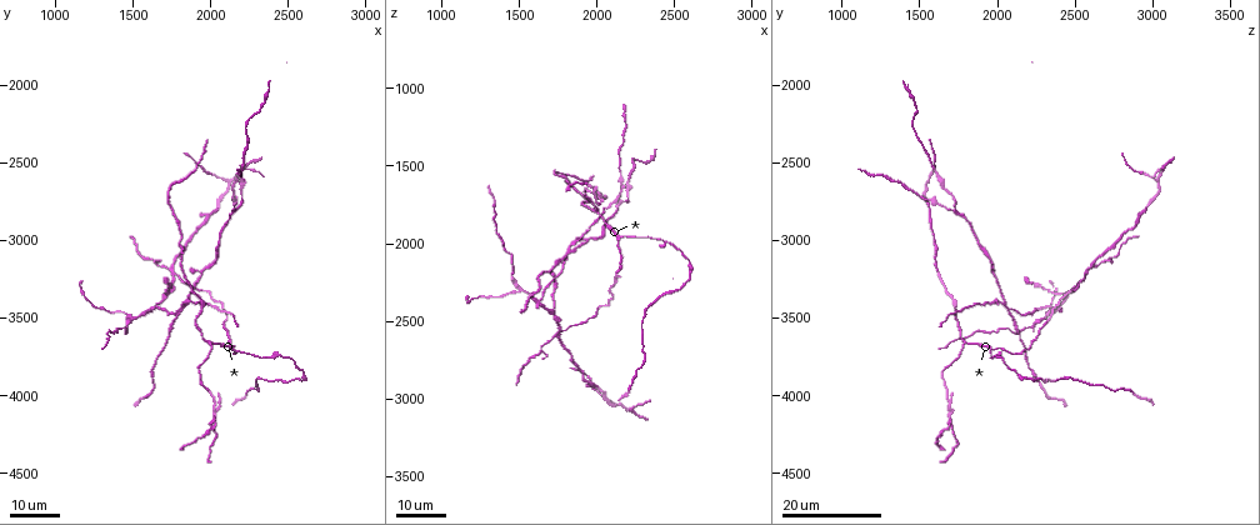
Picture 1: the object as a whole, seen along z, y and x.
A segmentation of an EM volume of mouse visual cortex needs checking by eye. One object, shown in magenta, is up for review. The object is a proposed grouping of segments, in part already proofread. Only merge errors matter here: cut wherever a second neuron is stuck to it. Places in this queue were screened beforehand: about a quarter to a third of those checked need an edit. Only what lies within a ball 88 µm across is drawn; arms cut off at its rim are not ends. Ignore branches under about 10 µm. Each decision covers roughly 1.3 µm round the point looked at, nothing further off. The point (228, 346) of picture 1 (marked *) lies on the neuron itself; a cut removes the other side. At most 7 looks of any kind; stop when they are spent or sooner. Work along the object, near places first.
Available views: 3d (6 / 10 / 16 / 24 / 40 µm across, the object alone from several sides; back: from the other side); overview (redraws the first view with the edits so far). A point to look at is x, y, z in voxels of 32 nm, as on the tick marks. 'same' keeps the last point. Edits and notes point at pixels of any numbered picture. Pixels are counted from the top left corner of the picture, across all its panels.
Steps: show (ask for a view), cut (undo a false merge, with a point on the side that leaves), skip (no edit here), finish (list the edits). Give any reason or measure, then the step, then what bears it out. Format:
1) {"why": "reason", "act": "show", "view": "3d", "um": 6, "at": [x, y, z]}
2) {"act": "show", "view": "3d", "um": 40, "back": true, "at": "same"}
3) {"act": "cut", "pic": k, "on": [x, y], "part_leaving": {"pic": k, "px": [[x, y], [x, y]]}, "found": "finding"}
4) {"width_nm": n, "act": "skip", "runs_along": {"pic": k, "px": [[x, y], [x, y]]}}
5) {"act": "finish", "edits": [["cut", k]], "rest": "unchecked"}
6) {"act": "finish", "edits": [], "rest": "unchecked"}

{"why": "three-way junction", "act": "show", "view": "3d", "um": 24, "at": [1980, 3660, 1800]}

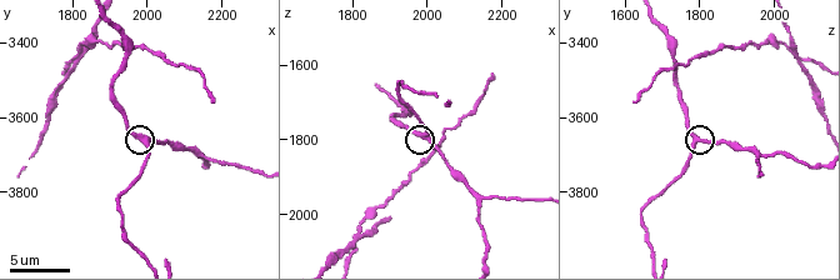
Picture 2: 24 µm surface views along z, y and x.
{"why": "zoom in", "act": "show", "view": "3d", "um": 6, "at": [2000, 3660, 1790]}

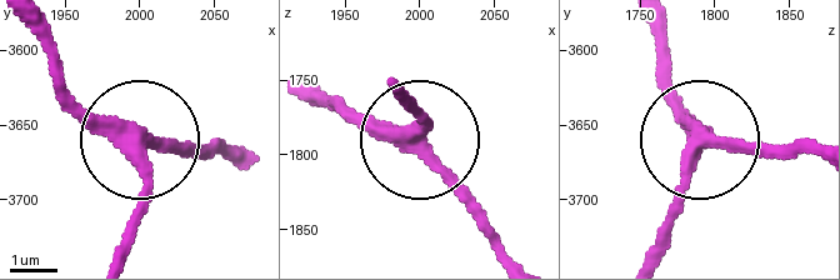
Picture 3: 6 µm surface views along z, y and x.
{"why": "other side", "act": "show", "view": "3d", "um": 6, "back": true, "at": [1992, 3666, 1786]}

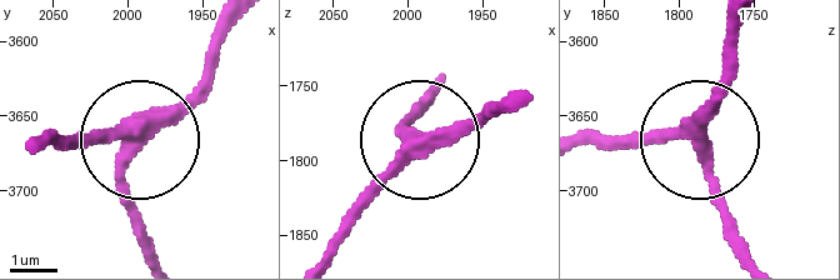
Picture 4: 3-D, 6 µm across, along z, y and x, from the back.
{"arms": 3, "act": "skip", "runs_along": {"pic": 4, "px": [[583, 145], [690, 138], [734, 253]]}, "found": "one neuron here"}

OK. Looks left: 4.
{"why": "two arms in line, one across", "act": "show", "view": "3d", "um": 6, "at": [2160, 3710, 1960]}

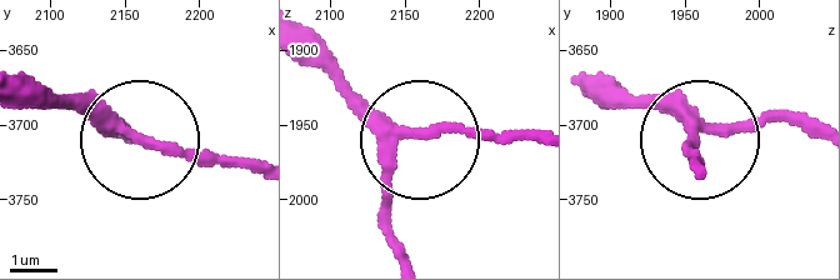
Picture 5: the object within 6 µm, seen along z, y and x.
{"act": "skip", "runs_along": {"pic": 5, "px": [[644, 104], [695, 135], [688, 164]]}, "found": "one neuron here"}

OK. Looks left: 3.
{"why": "sudden change in width", "act": "show", "view": "3d", "um": 24, "at": [1640, 3120, 2700]}

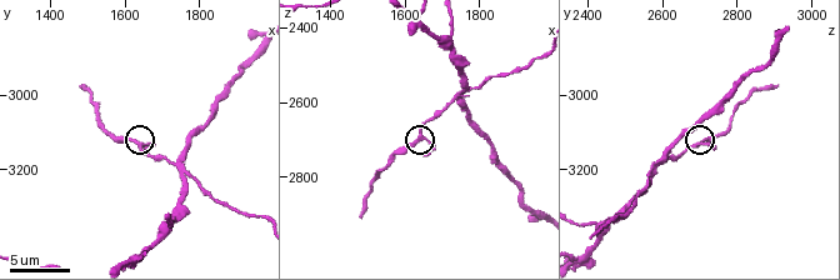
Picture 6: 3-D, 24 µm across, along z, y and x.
{"act": "show", "view": "3d", "um": 6, "at": [1630, 3140, 2690]}

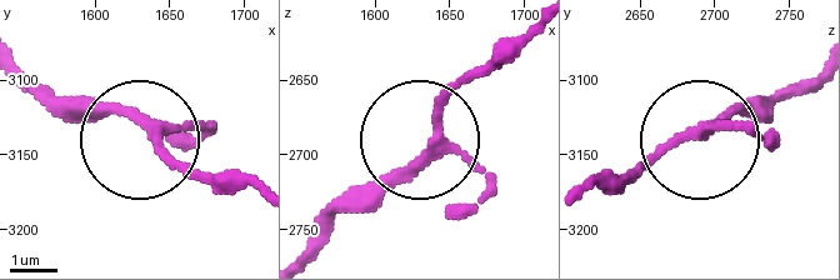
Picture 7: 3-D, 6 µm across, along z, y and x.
{"width_nm": 200, "act": "skip", "runs_along": {"pic": 7, "px": [[533, 29], [449, 100], [401, 173], [321, 228]]}, "found": "one neuron here"}

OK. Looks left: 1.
{"act": "finish", "edits": [], "rest": "unchecked"}

